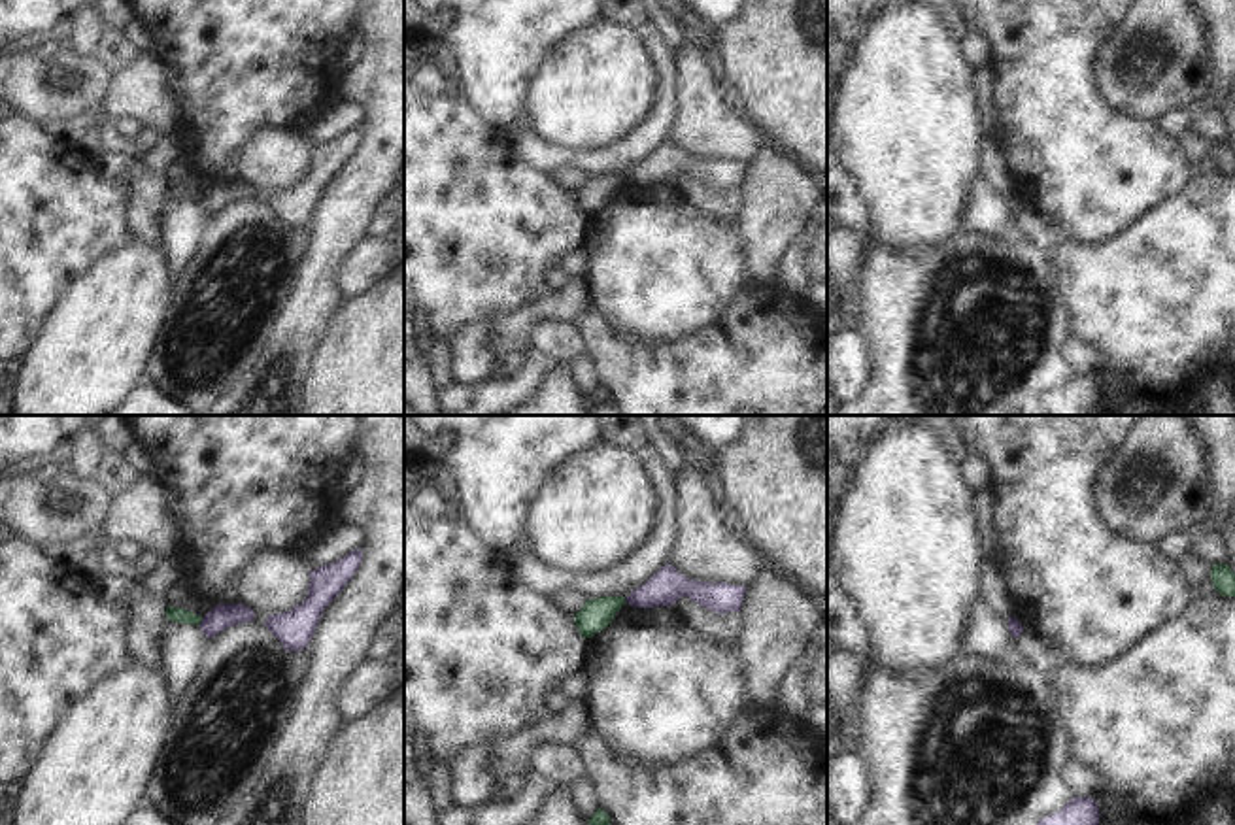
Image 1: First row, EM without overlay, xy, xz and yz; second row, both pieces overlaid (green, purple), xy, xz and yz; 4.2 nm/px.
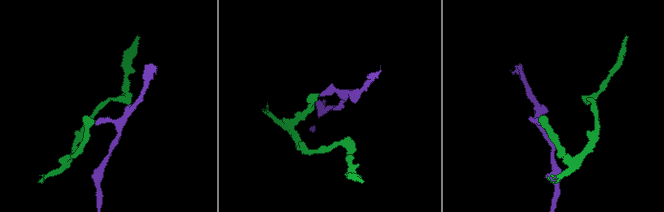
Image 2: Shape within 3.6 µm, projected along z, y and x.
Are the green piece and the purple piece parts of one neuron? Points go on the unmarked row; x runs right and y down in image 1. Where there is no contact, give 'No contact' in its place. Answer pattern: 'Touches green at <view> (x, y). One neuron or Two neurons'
Touches green at xy (201, 197). Two neurons

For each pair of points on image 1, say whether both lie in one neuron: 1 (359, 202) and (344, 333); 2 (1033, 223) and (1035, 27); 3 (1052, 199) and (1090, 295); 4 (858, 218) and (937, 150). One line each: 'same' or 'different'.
1: different
2: different
3: different
4: different

